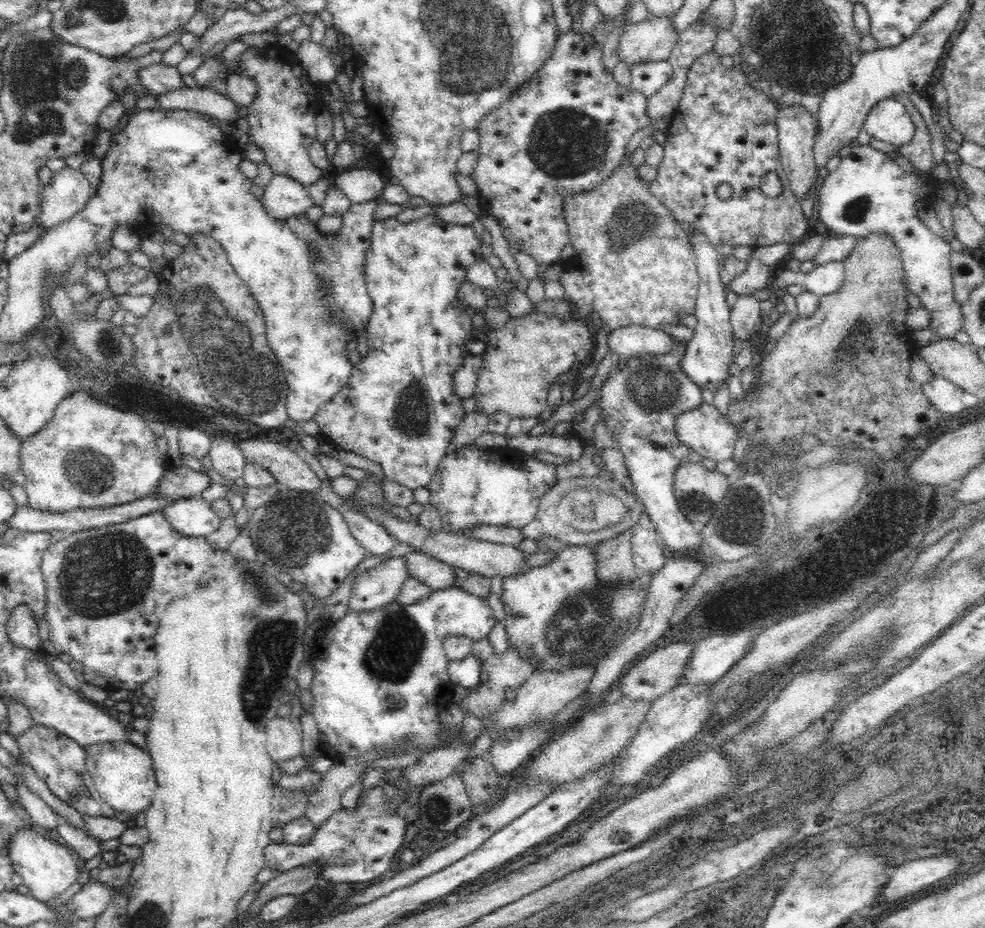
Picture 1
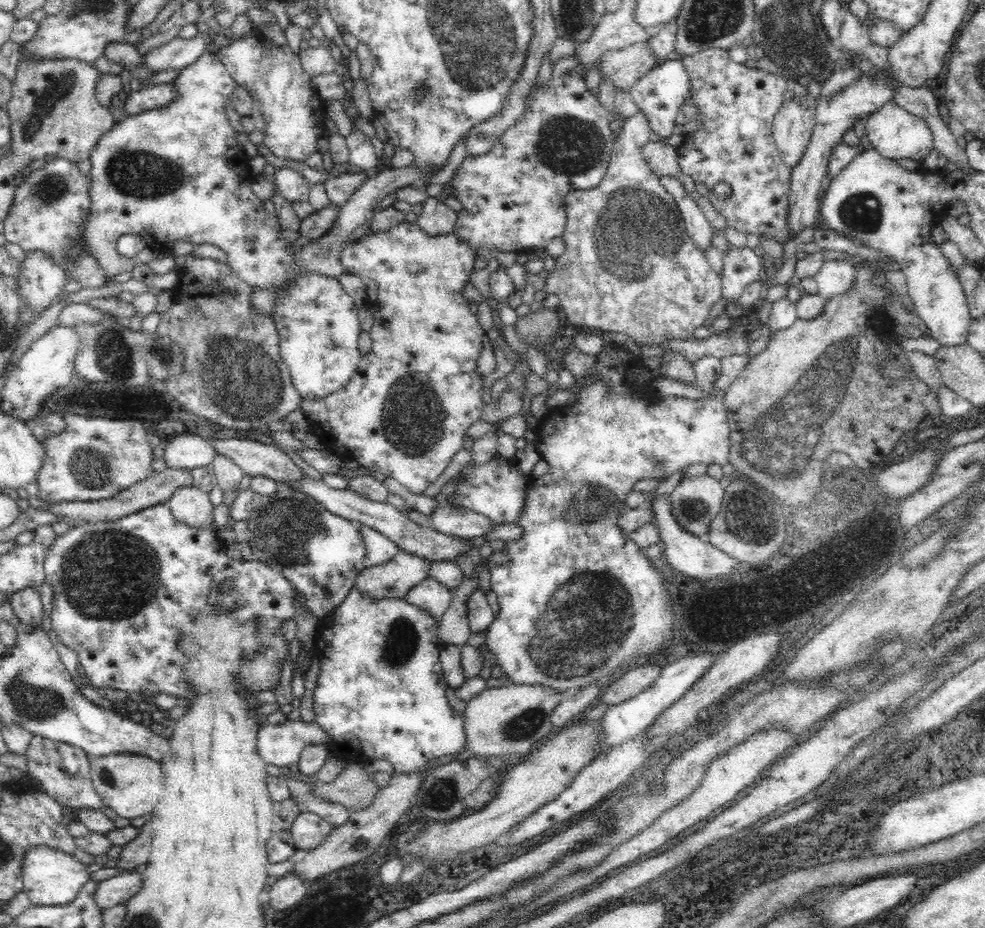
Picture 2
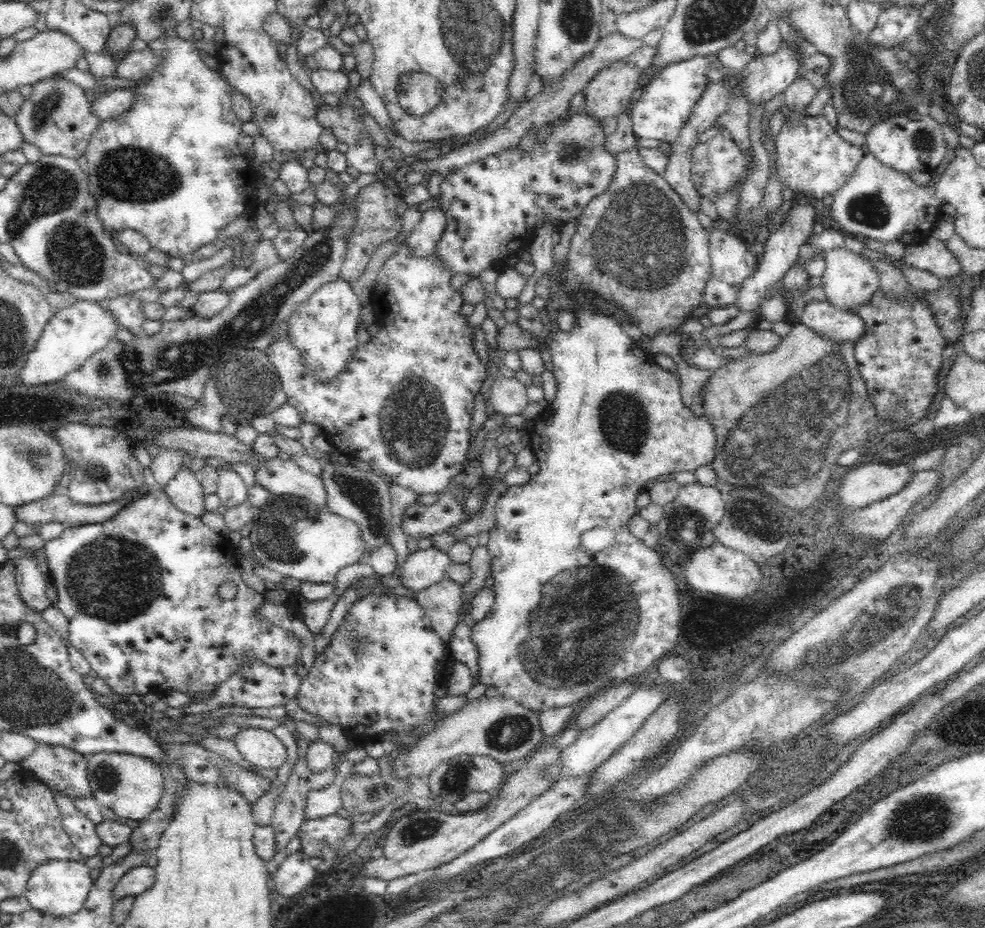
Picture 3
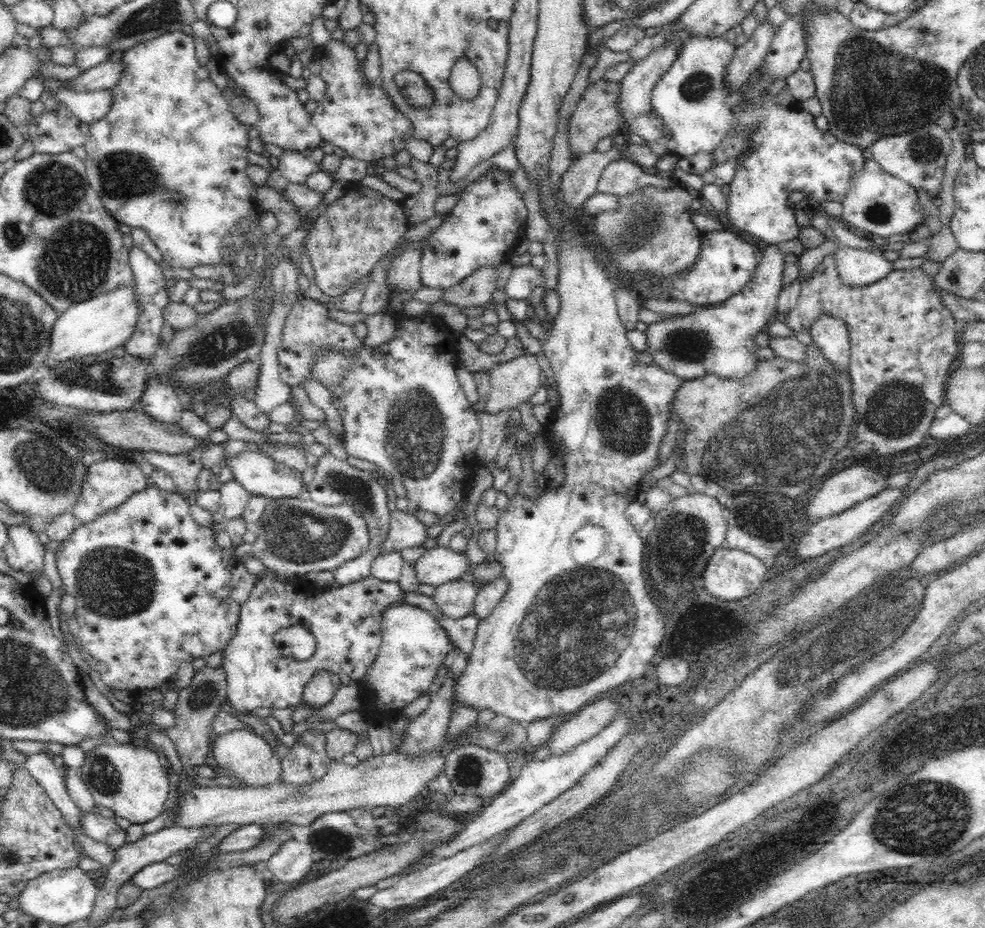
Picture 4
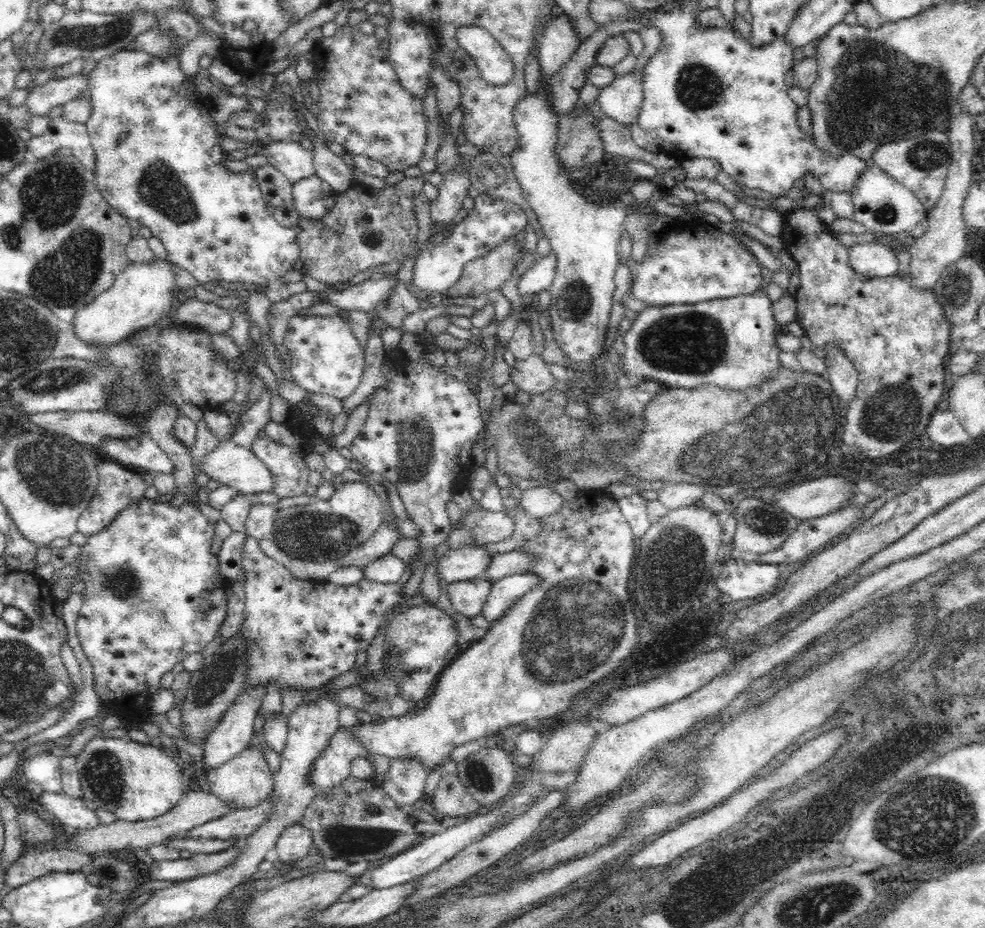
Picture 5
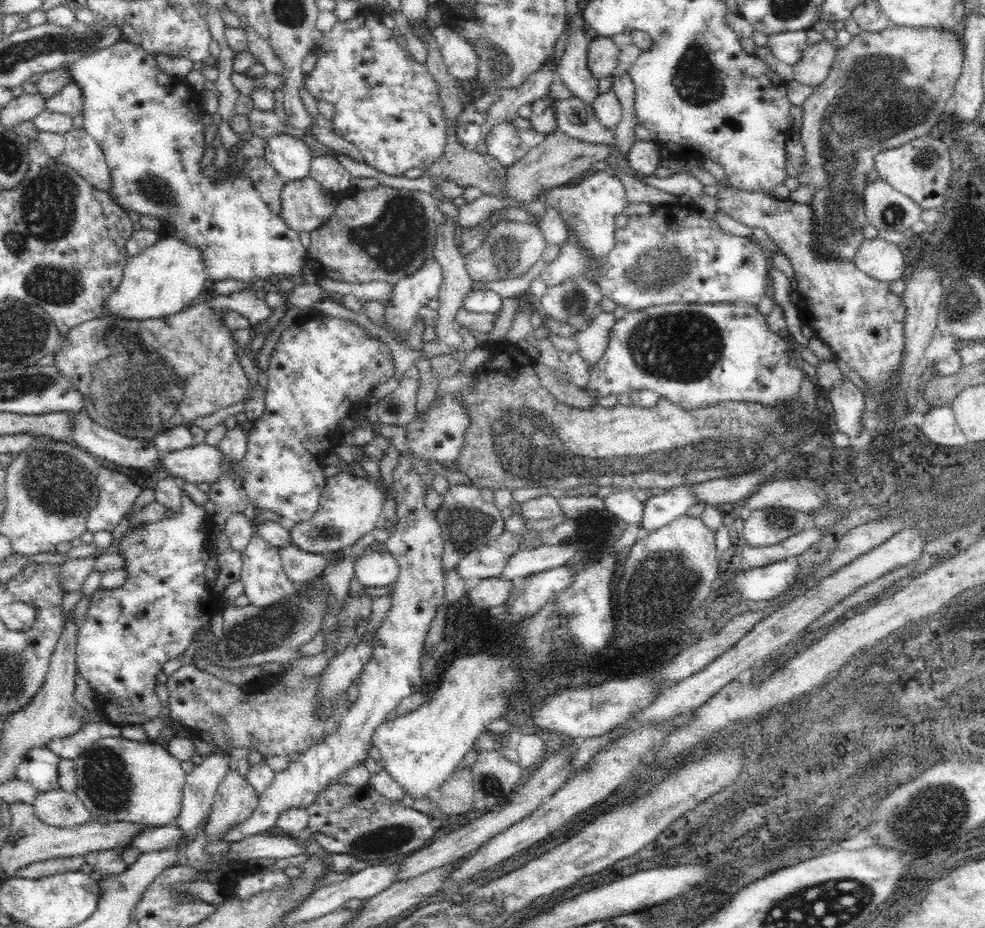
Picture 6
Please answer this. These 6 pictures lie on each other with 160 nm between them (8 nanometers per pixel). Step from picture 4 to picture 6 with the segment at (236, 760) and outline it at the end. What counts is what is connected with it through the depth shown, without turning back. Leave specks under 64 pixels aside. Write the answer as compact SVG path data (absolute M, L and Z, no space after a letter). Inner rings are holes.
M238 771L226 773L218 785L213 808L204 826L204 833L208 837L206 844L224 842L224 836L232 832L232 827L246 822L258 804L256 792Z

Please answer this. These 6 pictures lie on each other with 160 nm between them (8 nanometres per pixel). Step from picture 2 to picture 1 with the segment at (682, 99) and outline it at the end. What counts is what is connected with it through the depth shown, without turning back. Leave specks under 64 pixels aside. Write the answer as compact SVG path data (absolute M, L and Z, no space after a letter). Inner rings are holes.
M667 60L650 61L631 66L630 86L648 100L673 77L673 66Z

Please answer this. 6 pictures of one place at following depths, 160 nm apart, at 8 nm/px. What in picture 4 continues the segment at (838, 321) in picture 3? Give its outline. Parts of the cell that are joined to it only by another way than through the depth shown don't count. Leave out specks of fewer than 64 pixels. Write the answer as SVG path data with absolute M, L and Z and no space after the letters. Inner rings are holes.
M822 315L812 324L810 335L812 335L812 339L814 339L815 346L820 348L820 351L822 351L822 354L824 354L824 357L828 360L828 363L832 364L836 371L849 374L851 347L845 322L836 317Z

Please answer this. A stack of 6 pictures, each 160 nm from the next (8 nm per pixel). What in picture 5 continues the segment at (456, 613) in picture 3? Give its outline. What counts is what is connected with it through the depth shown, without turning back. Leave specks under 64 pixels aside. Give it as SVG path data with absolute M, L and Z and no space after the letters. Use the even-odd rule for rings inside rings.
M486 576L451 583L446 590L447 596L456 612L472 619L482 614L482 607L490 594L491 584L492 581Z

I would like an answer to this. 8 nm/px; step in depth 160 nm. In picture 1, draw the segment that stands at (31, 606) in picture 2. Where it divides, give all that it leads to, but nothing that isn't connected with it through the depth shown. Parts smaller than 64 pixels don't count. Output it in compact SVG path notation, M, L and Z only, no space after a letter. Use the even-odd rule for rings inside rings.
M18 604L7 621L8 638L16 646L40 648L41 638L38 632L38 619L27 604Z

